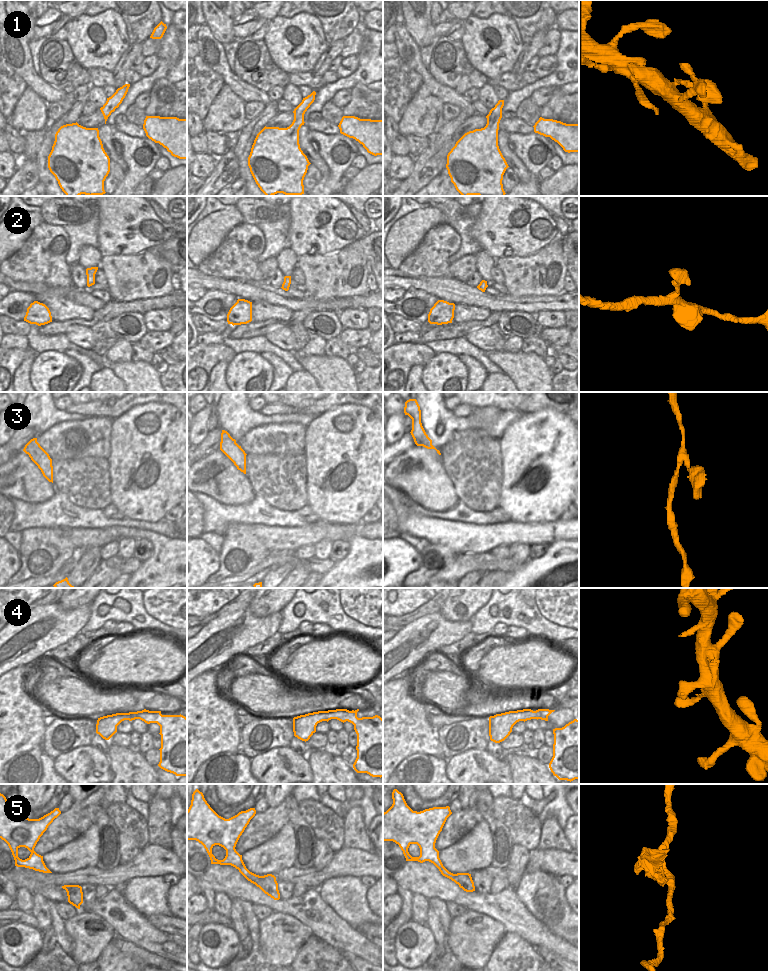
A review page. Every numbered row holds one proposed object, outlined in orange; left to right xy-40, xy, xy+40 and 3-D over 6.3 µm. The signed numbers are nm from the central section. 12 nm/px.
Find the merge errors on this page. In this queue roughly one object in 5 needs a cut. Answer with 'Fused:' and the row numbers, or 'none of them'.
Fused: none of them

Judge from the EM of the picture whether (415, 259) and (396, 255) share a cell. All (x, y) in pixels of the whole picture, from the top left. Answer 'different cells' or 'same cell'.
different cells

